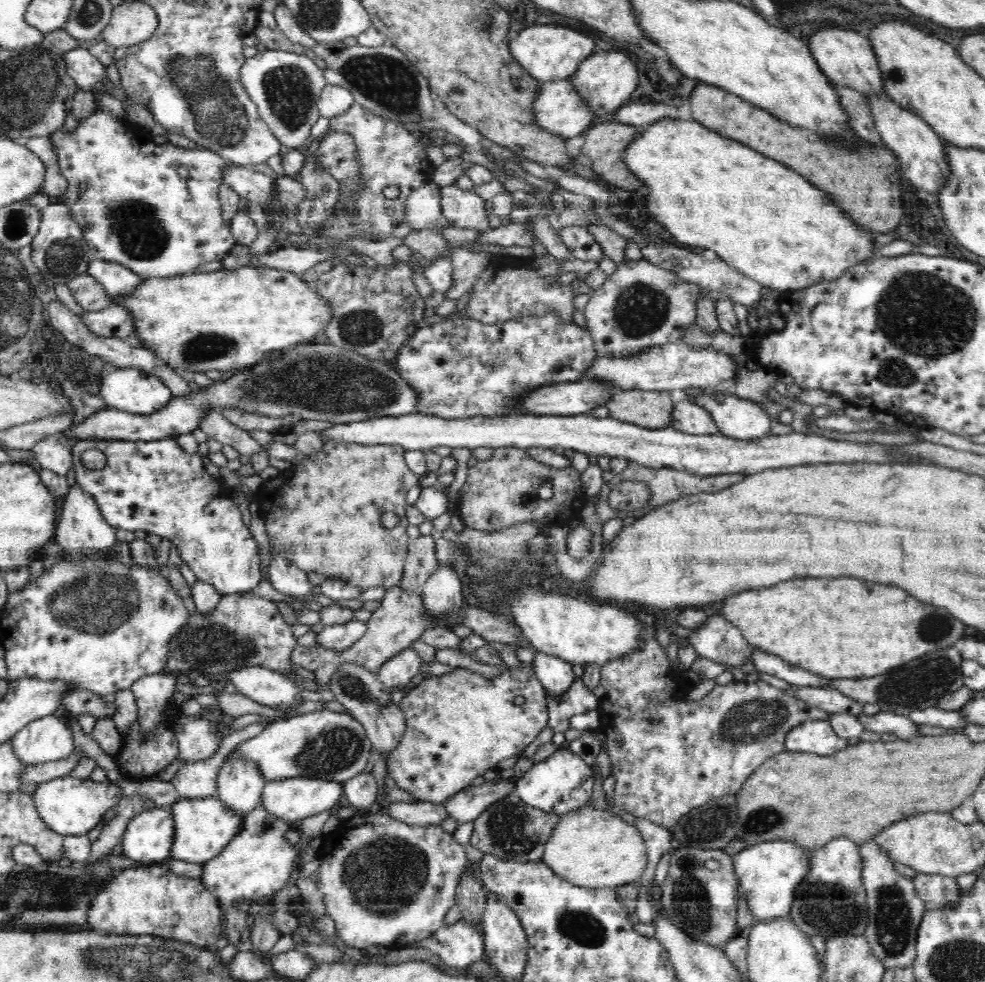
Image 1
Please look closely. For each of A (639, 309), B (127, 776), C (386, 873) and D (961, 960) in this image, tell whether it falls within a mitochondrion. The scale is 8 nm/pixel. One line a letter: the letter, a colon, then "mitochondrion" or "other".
A: mitochondrion
B: other
C: mitochondrion
D: mitochondrion

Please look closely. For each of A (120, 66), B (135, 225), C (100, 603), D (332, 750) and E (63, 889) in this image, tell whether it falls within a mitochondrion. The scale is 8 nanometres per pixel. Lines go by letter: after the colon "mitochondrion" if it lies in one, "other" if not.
A: other
B: mitochondrion
C: mitochondrion
D: mitochondrion
E: mitochondrion

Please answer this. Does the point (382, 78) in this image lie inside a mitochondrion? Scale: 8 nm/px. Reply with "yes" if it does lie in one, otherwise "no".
yes

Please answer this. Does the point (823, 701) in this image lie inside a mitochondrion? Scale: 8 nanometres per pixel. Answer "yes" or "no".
no

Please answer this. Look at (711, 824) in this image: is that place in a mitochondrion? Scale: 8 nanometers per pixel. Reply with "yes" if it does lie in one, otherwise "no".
yes

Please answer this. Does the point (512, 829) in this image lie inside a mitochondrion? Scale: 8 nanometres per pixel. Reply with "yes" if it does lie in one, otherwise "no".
yes

